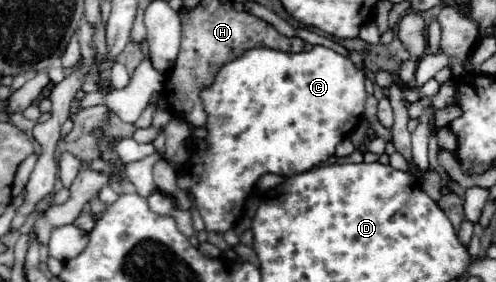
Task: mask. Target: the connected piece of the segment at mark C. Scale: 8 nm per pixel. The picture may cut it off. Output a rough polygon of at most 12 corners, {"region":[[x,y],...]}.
{"region":[[255,48],[201,92],[179,186],[227,232],[263,174],[334,155],[363,70]]}

